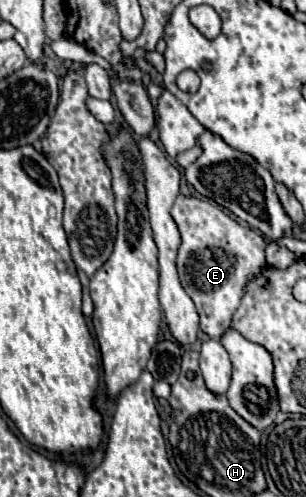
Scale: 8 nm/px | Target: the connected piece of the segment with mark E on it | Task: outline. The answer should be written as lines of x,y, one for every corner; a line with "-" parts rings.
180,194
170,214
182,238
176,258
180,282
196,304
200,328
218,340
230,328
232,314
244,294
244,284
266,266
266,240
252,228
240,226
210,200

